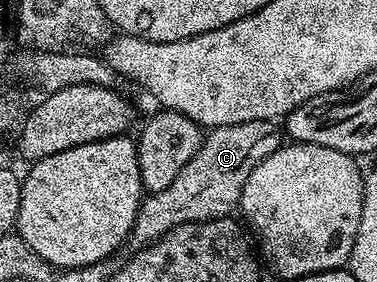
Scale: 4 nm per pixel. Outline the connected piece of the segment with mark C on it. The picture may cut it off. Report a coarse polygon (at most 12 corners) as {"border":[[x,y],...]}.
{"border":[[270,119],[211,128],[141,202],[132,249],[231,216],[281,146]]}

